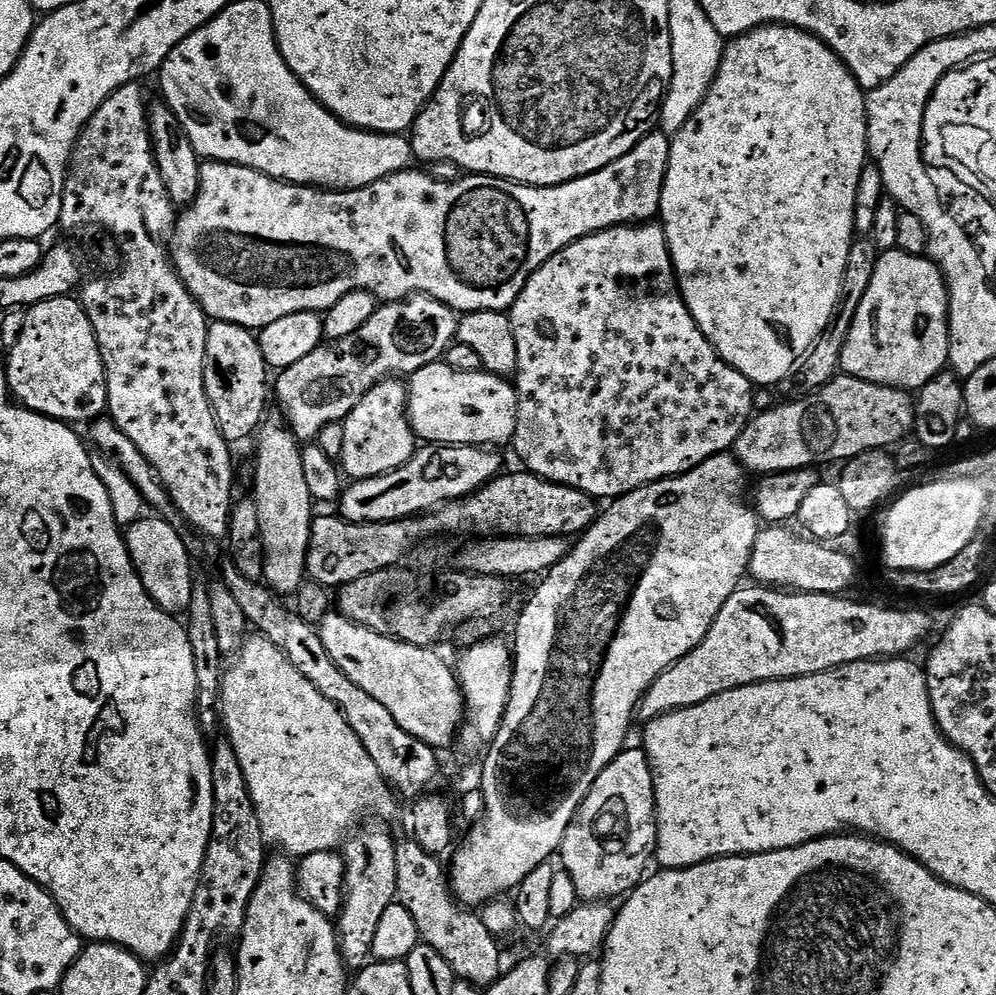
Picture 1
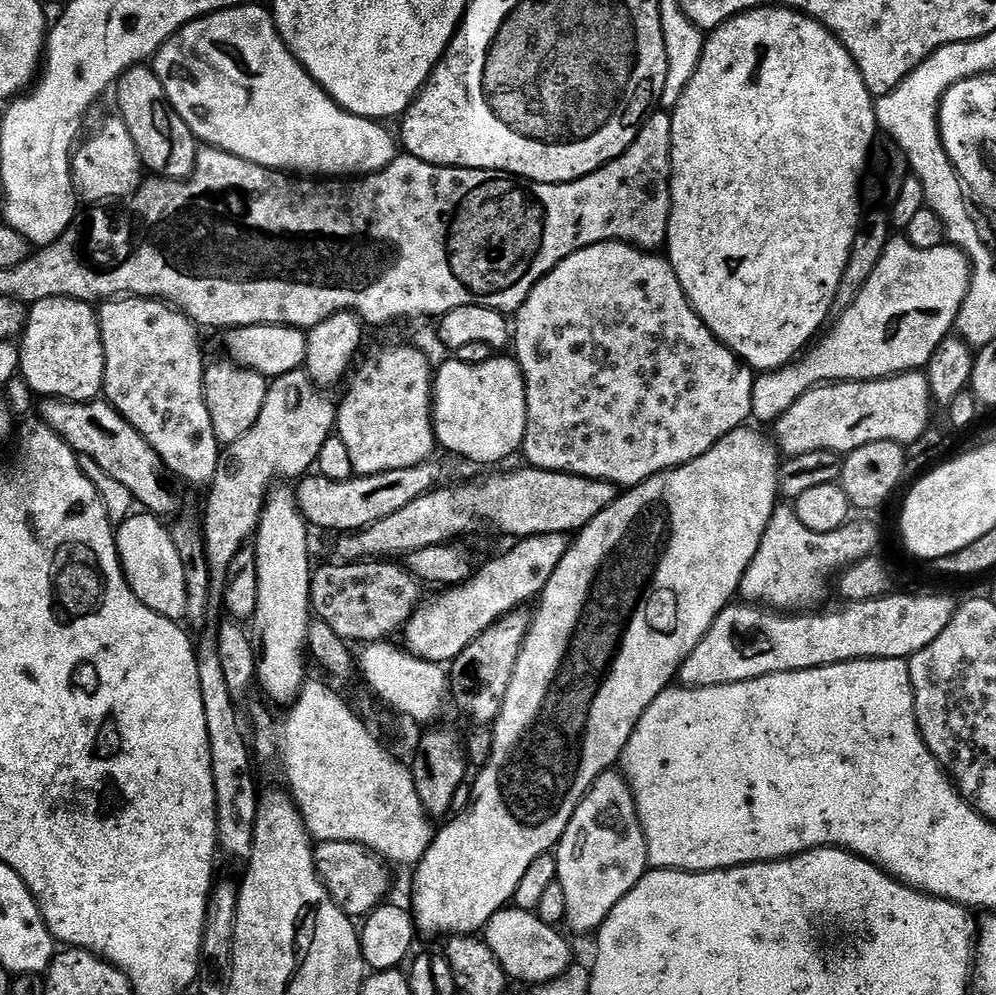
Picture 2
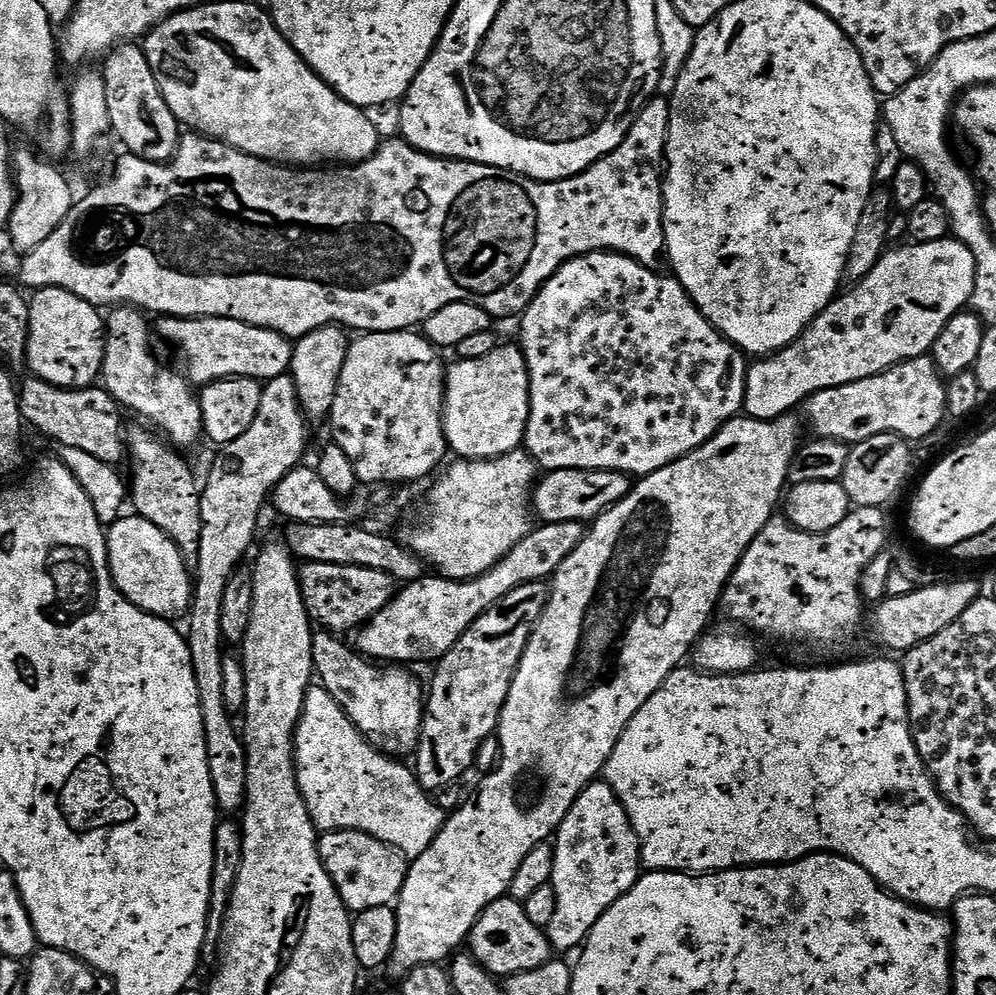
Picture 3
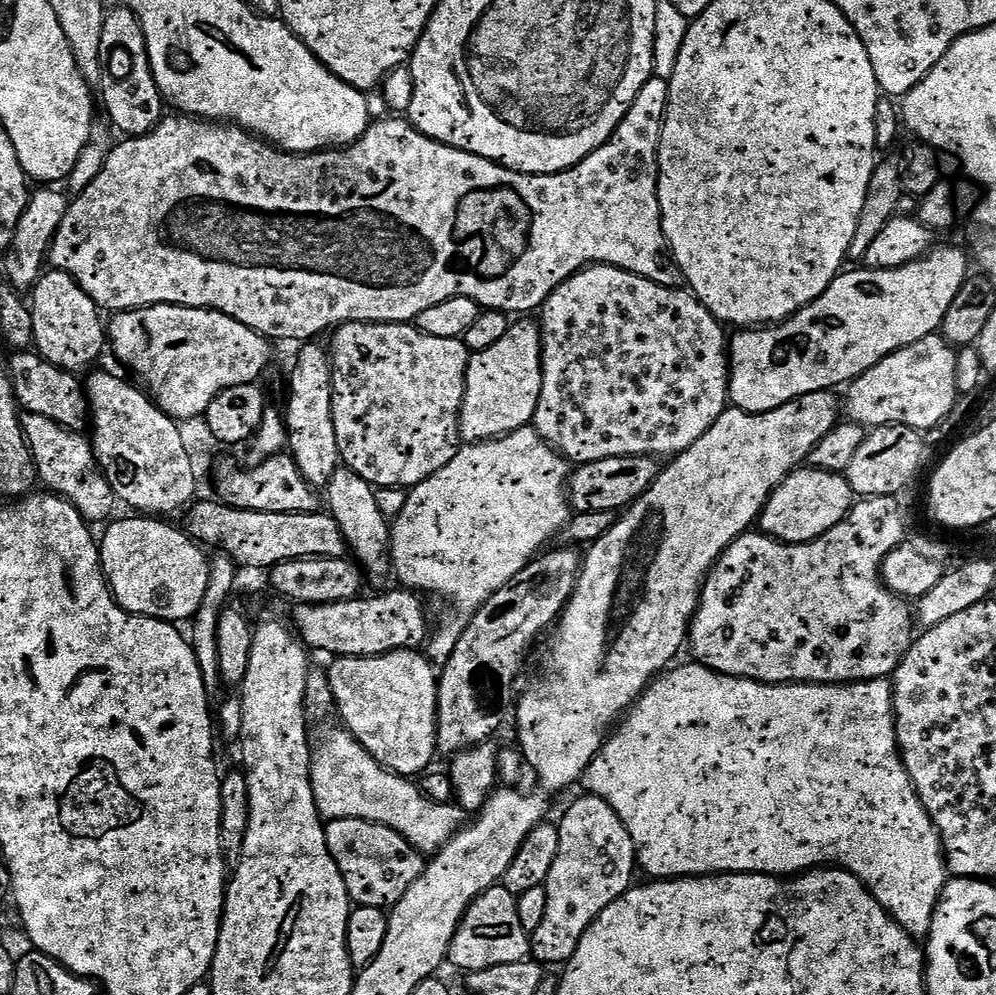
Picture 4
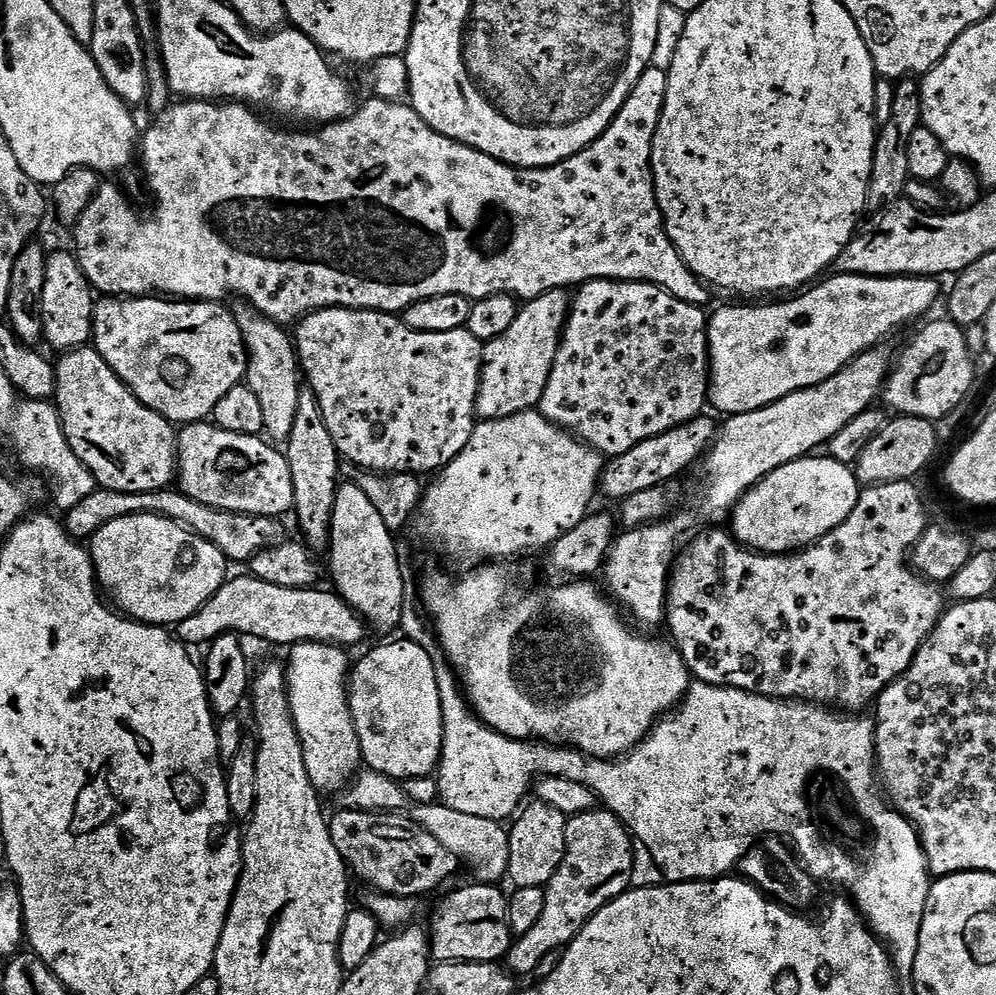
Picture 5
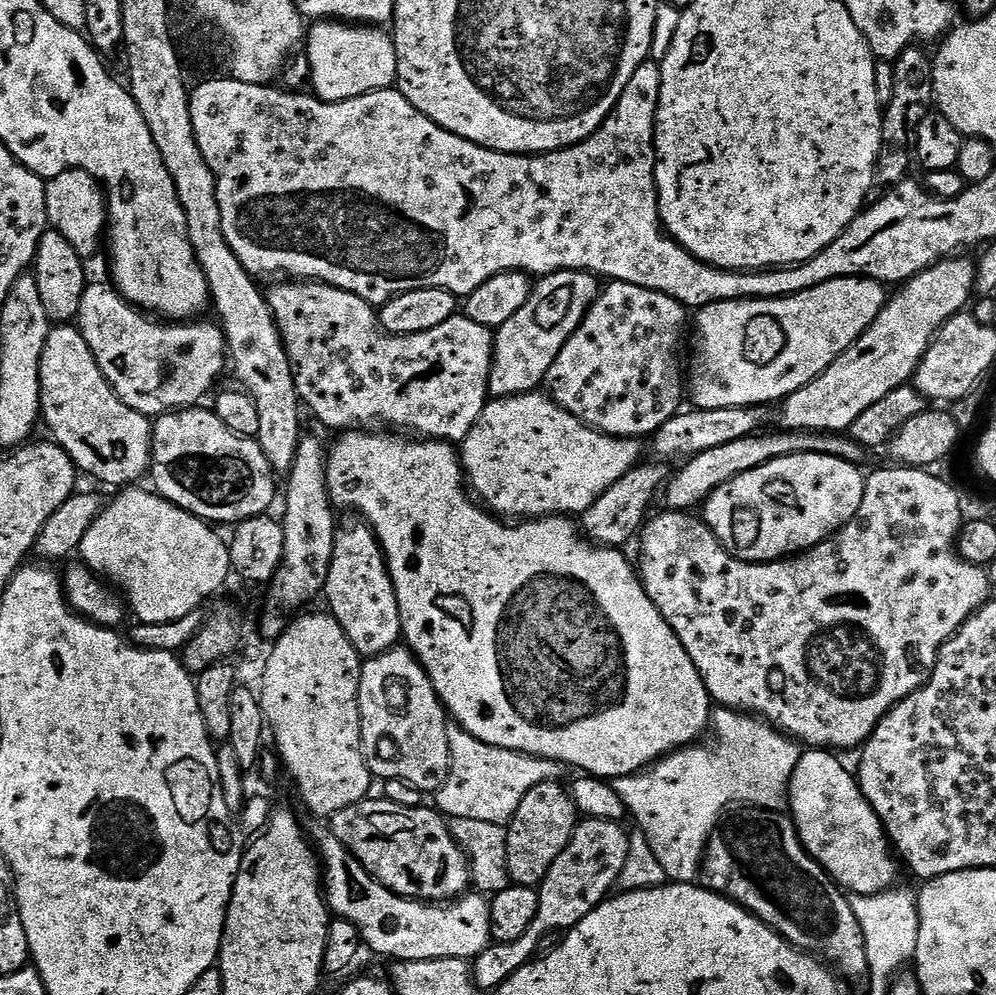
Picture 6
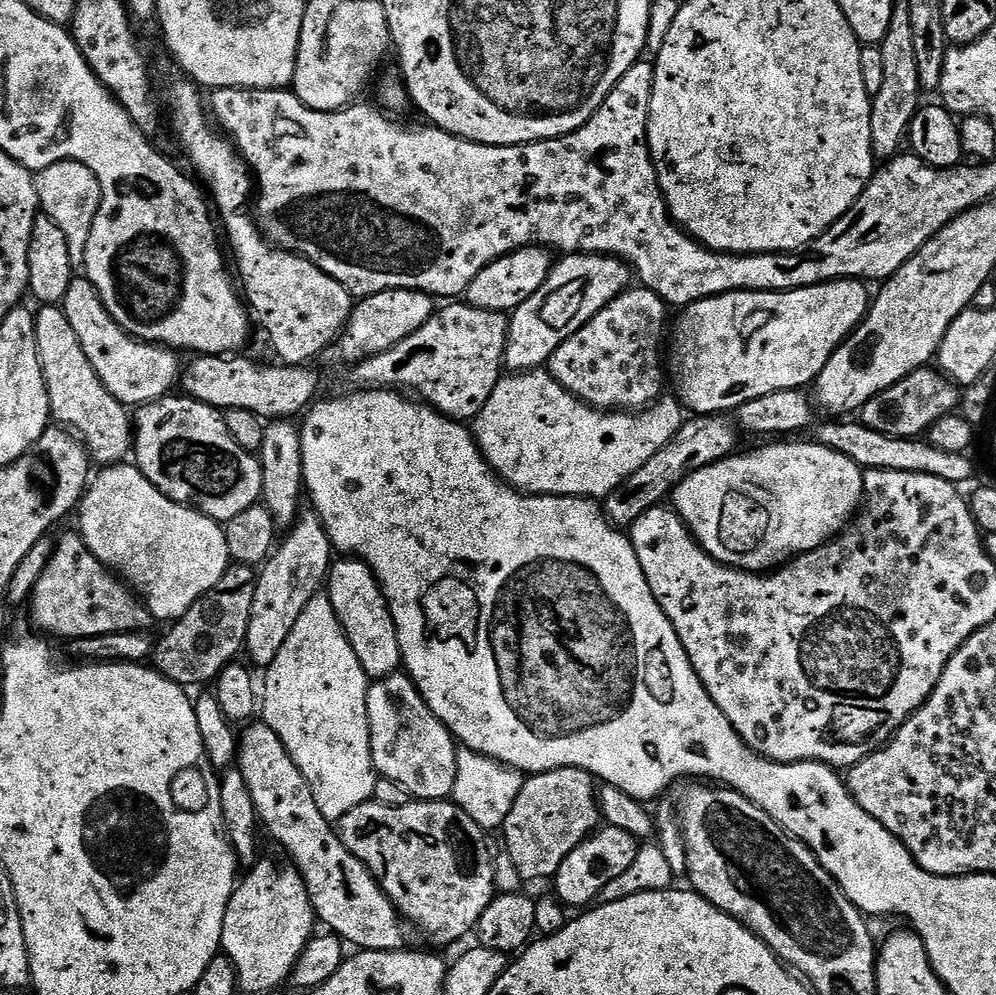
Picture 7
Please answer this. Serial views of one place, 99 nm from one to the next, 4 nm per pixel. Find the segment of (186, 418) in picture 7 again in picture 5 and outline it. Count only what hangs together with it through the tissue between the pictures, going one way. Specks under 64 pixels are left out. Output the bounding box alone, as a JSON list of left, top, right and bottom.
[178,422,294,518]

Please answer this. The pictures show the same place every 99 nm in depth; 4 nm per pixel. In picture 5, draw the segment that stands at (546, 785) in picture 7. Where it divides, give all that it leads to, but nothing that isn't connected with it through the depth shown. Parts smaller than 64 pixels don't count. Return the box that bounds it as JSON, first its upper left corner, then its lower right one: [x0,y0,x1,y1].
[507,802,569,888]

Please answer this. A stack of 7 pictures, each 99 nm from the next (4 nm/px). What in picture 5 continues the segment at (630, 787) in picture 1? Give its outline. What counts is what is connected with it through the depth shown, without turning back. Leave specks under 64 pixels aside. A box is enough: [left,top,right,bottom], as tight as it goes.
[506,810,633,978]

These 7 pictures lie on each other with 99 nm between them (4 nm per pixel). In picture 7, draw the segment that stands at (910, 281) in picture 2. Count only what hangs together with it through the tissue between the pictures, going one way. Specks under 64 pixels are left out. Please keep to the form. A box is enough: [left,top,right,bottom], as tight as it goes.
[676,280,870,416]

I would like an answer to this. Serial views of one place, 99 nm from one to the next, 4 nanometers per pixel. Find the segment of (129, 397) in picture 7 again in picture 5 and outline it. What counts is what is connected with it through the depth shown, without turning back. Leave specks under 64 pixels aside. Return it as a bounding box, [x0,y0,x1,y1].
[92,296,248,426]

